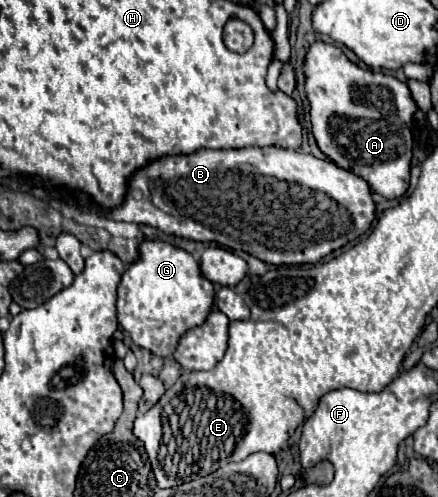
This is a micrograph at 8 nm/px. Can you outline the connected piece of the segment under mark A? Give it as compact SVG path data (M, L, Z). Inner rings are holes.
M314 42L308 48L302 70L306 78L306 98L310 102L312 134L318 148L336 166L364 178L374 194L384 198L402 196L410 184L410 124L416 112L416 102L412 100L408 86L394 76L356 66L340 48L324 42ZM332 118L348 120L346 132L336 130L338 134L332 134Z

